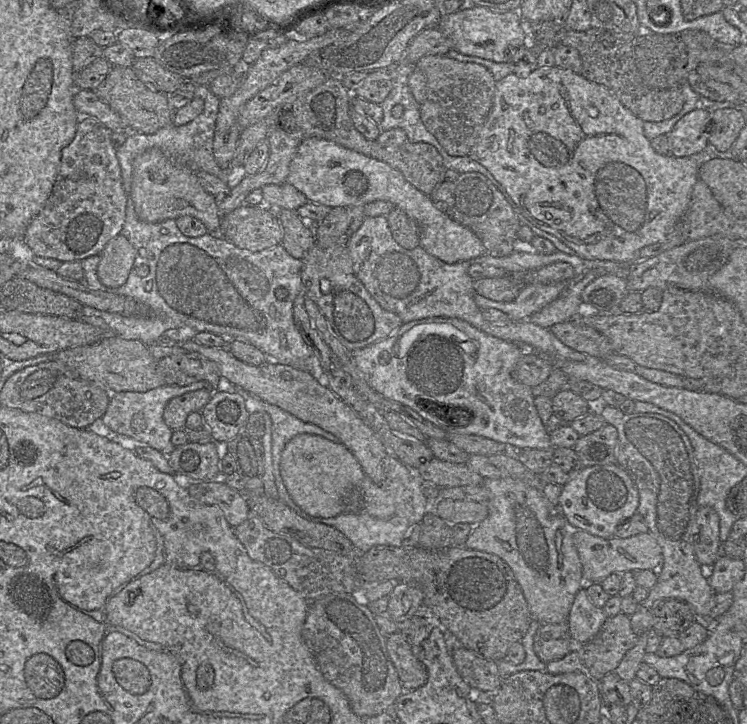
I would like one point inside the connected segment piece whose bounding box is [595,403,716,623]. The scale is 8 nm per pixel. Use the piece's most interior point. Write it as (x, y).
(656, 453)

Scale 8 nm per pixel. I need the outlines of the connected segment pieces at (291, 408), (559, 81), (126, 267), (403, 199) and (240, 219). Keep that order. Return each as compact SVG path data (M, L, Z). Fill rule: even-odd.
M194 340L180 344L187 352L197 352L215 362L221 377L249 394L289 412L300 420L315 424L335 435L355 456L365 475L375 484L385 480L384 460L389 453L385 443L348 404L336 396L328 387L322 386L310 373L288 365L268 361L254 366L236 359L226 347L202 346Z
M538 67L527 77L510 73L496 82L493 104L479 135L468 156L484 166L493 177L505 188L506 200L515 213L521 213L528 221L541 230L552 234L574 250L577 256L587 260L610 260L621 264L633 264L637 261L639 251L649 245L664 240L675 231L677 224L689 205L691 194L698 178L702 163L711 160L715 155L729 155L714 148L689 157L676 157L671 154L657 153L650 139L645 135L643 121L627 109L606 86L590 81L580 73L558 67Z
M121 234L117 235L105 244L99 256L99 281L108 288L124 285L135 260L135 250L128 239Z
M317 137L304 138L298 146L297 152L289 166L287 182L303 193L308 202L328 207L366 205L376 200L392 203L396 208L403 210L418 224L420 228L420 243L426 252L453 264L488 253L478 236L469 228L455 222L448 215L440 211L426 195L409 183L401 172L389 164L366 156L359 152L345 148L335 142Z
M241 205L221 217L220 235L241 249L259 252L282 244L283 229L266 205Z

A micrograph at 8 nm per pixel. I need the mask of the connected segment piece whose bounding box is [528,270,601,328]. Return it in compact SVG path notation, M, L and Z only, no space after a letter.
M594 270L586 271L583 279L572 288L565 290L556 300L534 312L528 320L539 326L550 328L554 324L575 318L584 310L582 301L584 288L599 275L601 274Z

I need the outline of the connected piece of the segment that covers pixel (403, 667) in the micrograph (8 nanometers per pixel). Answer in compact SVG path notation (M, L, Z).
M405 633L387 636L386 649L403 691L414 691L426 683L427 670L413 654Z

